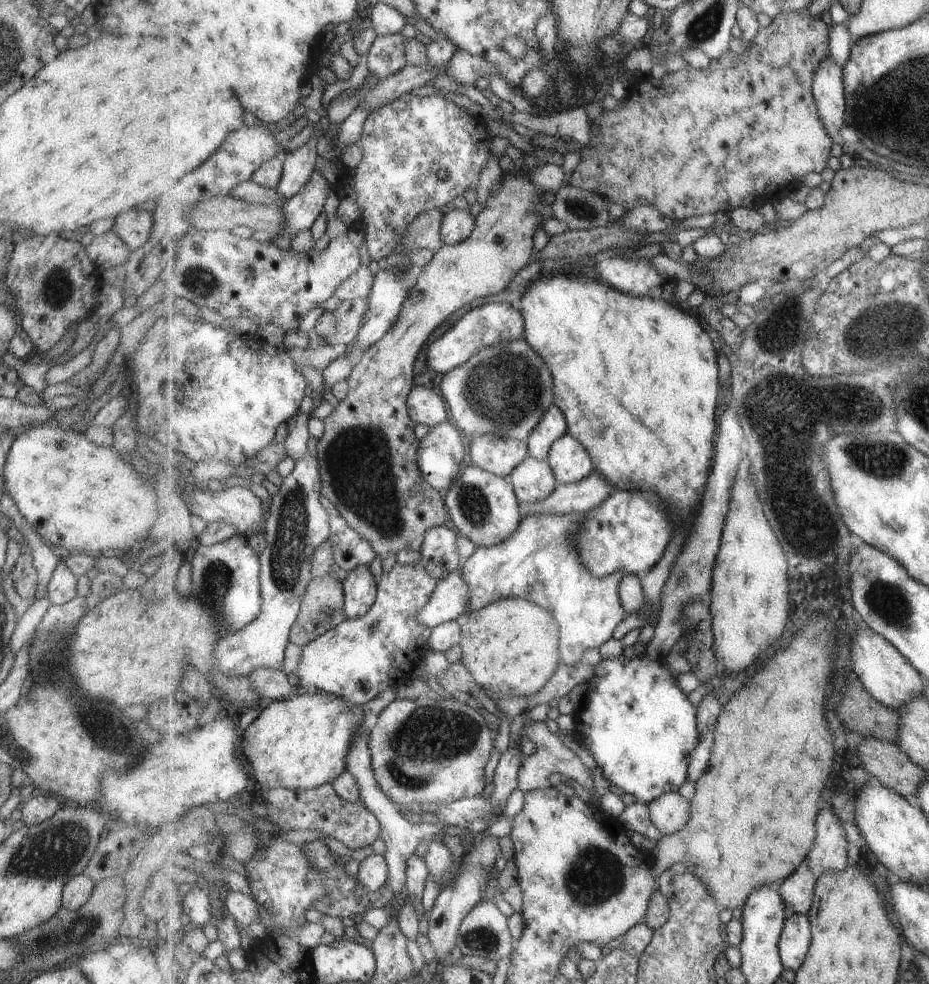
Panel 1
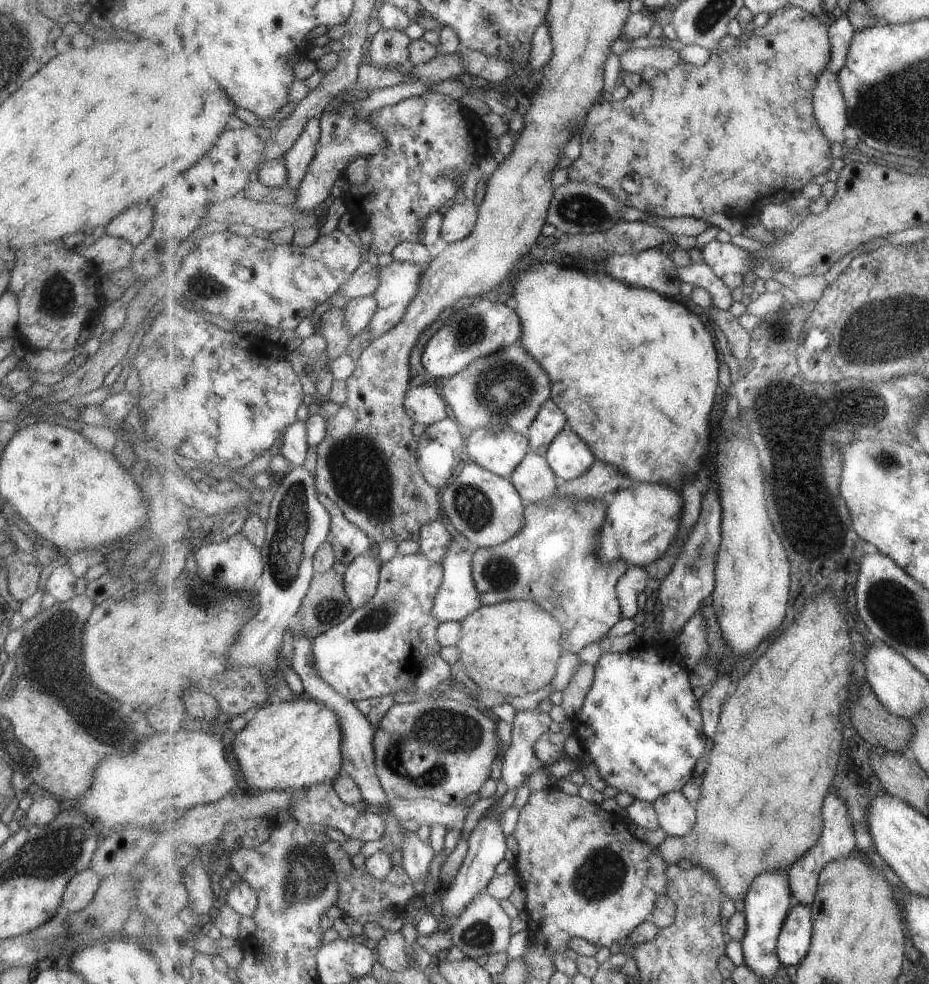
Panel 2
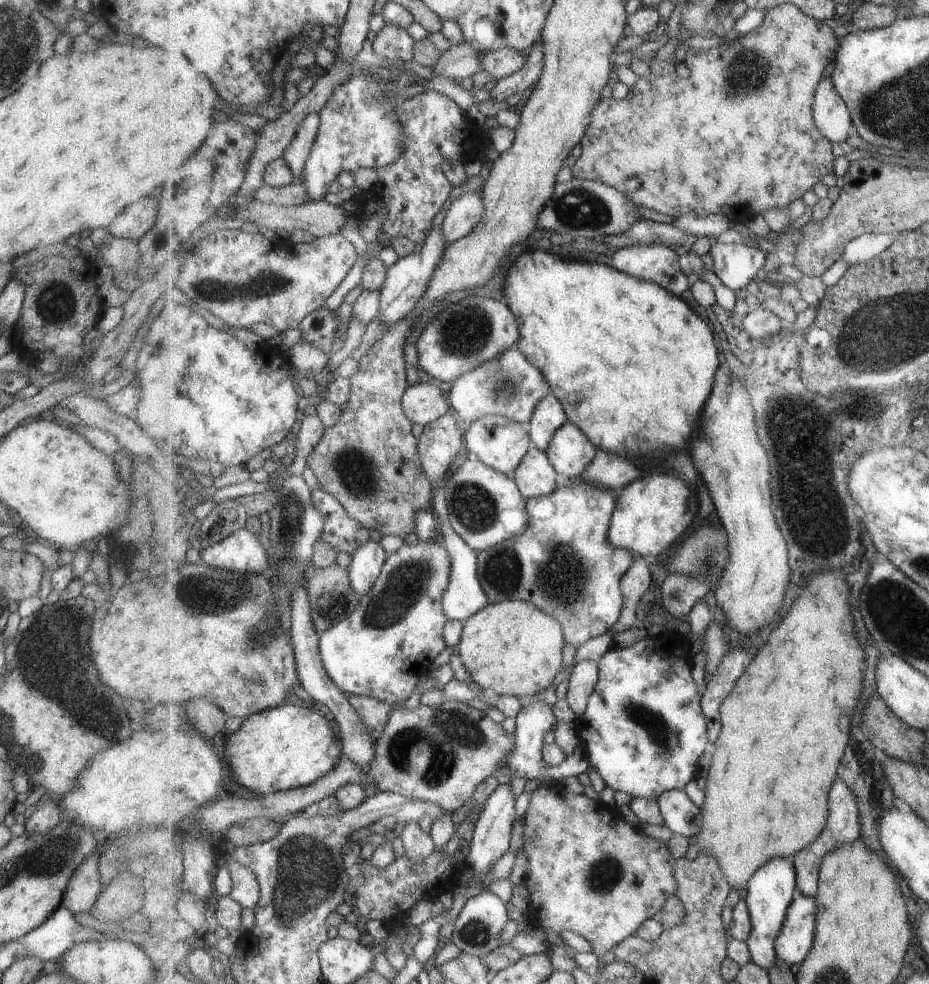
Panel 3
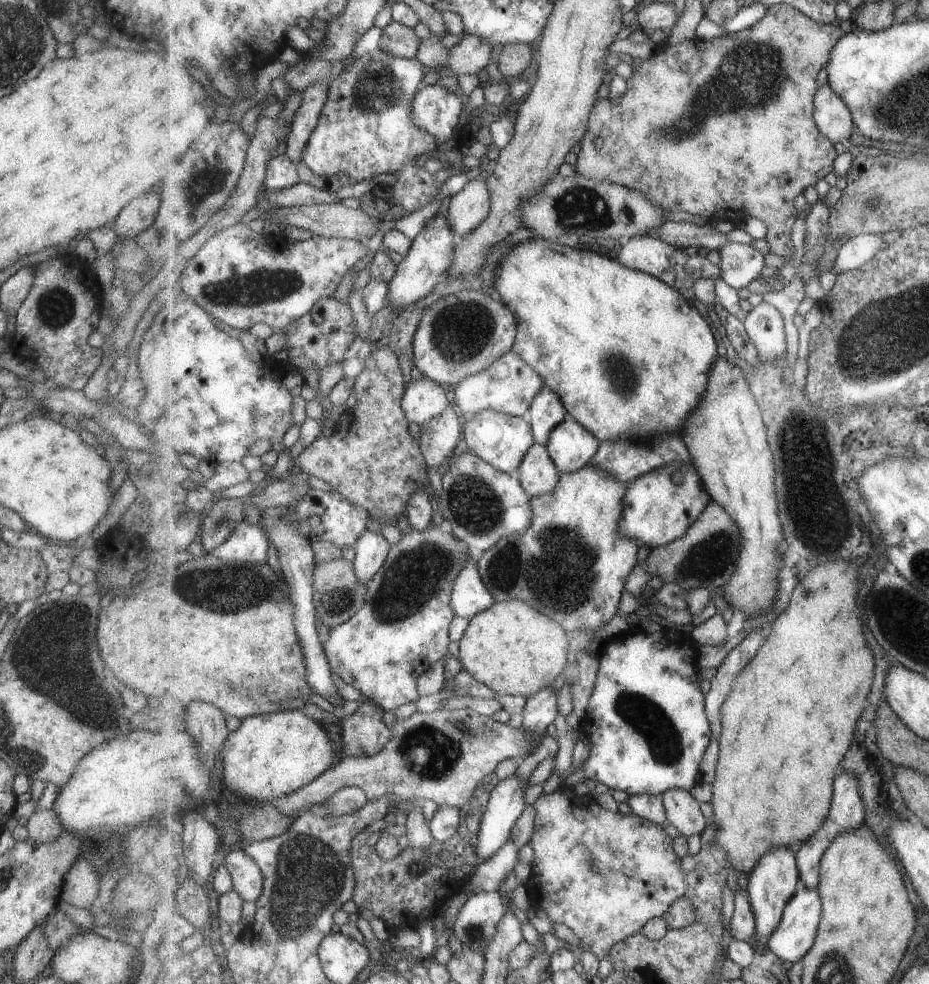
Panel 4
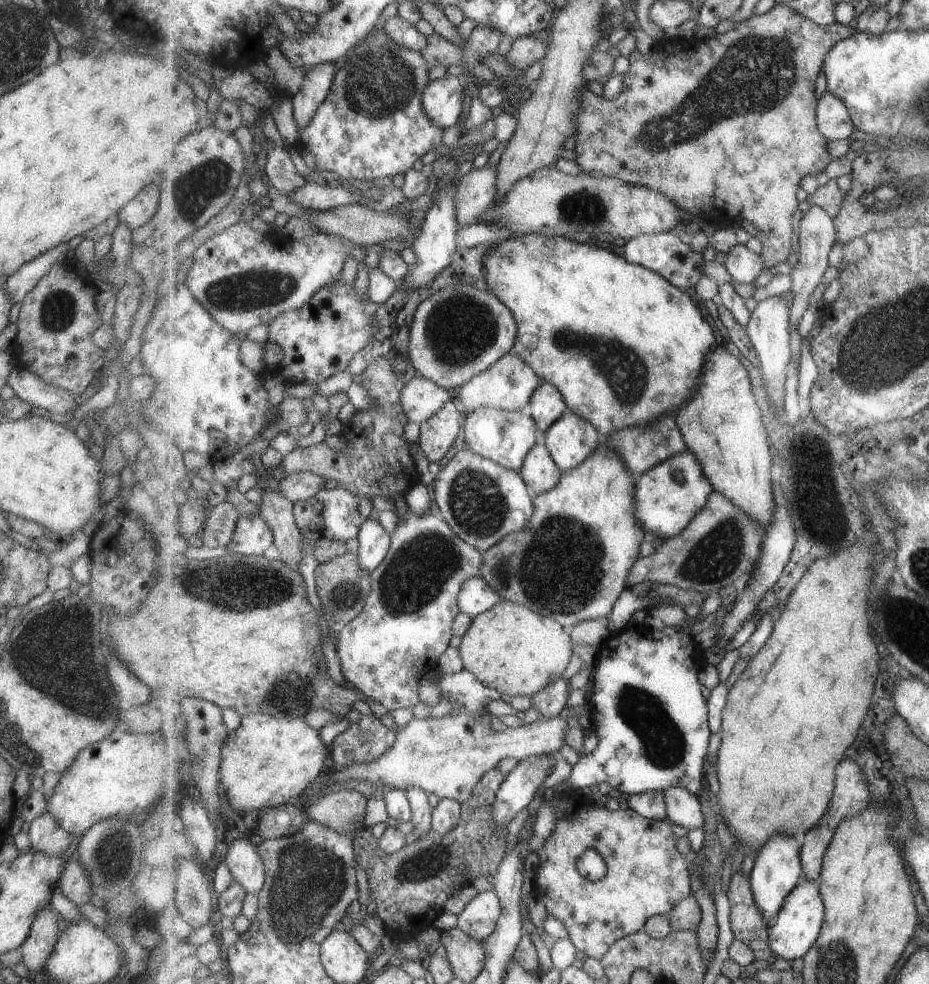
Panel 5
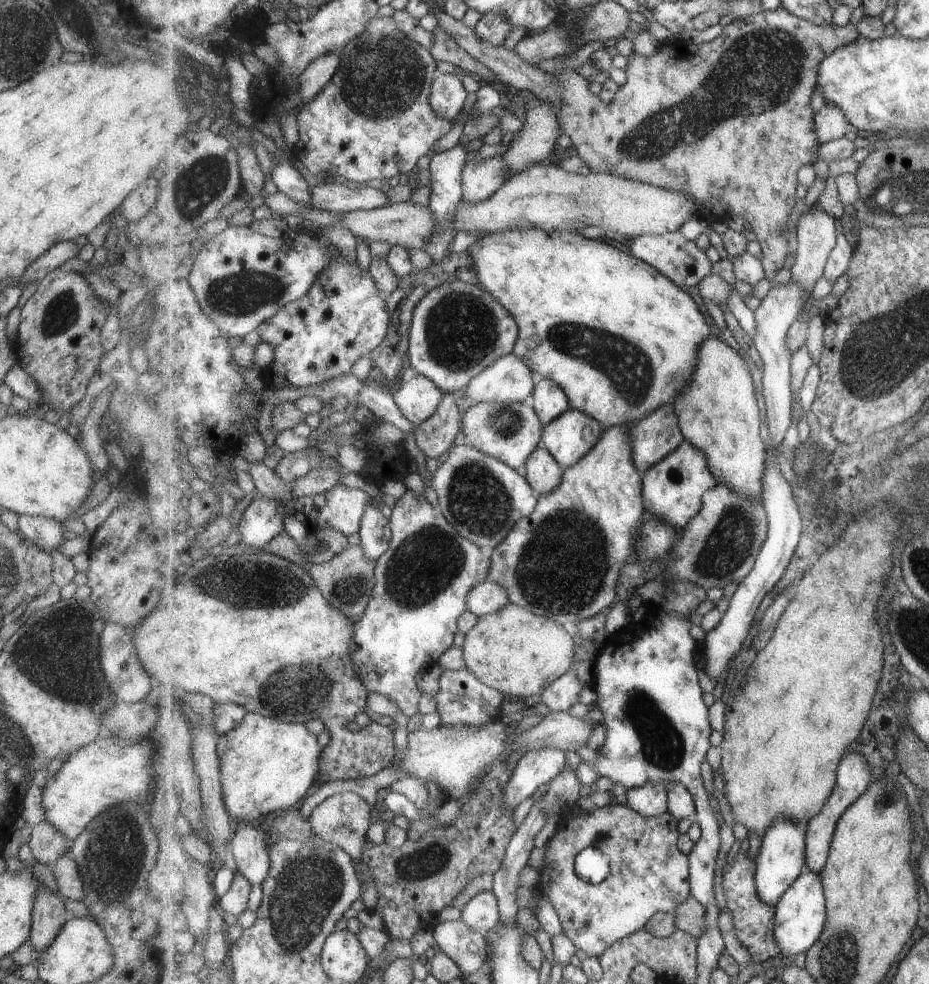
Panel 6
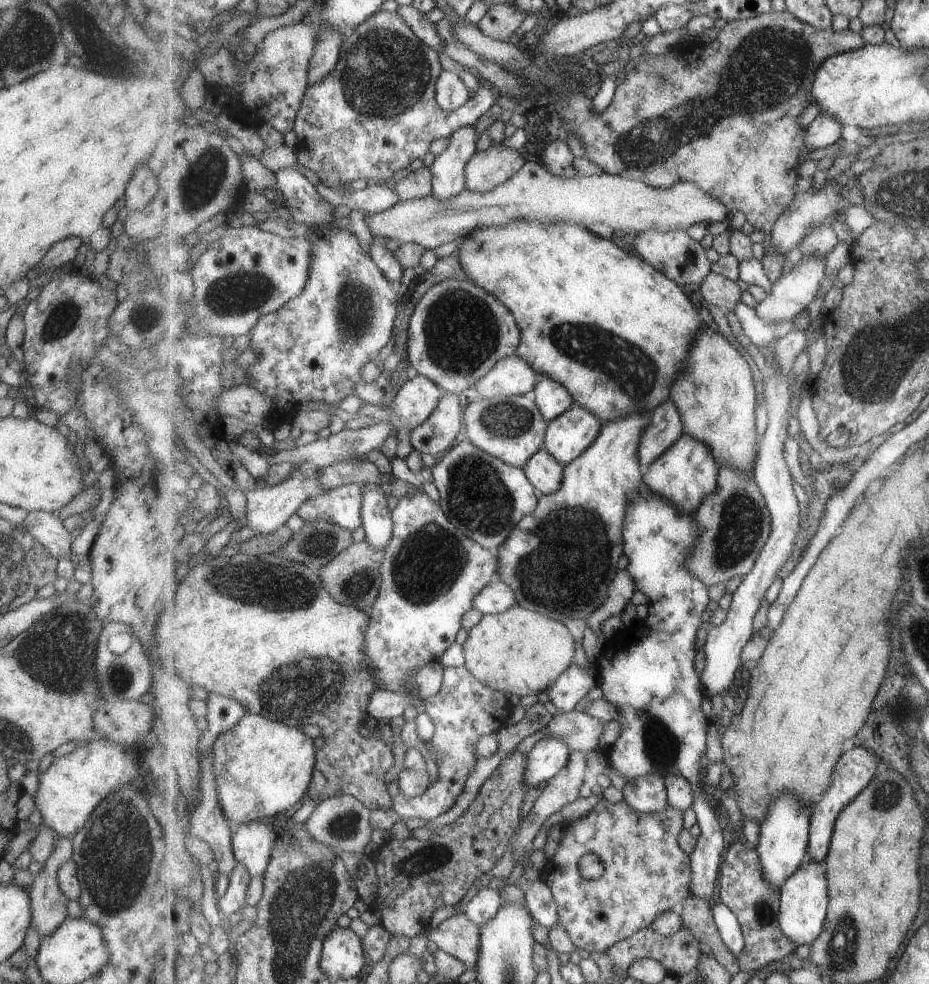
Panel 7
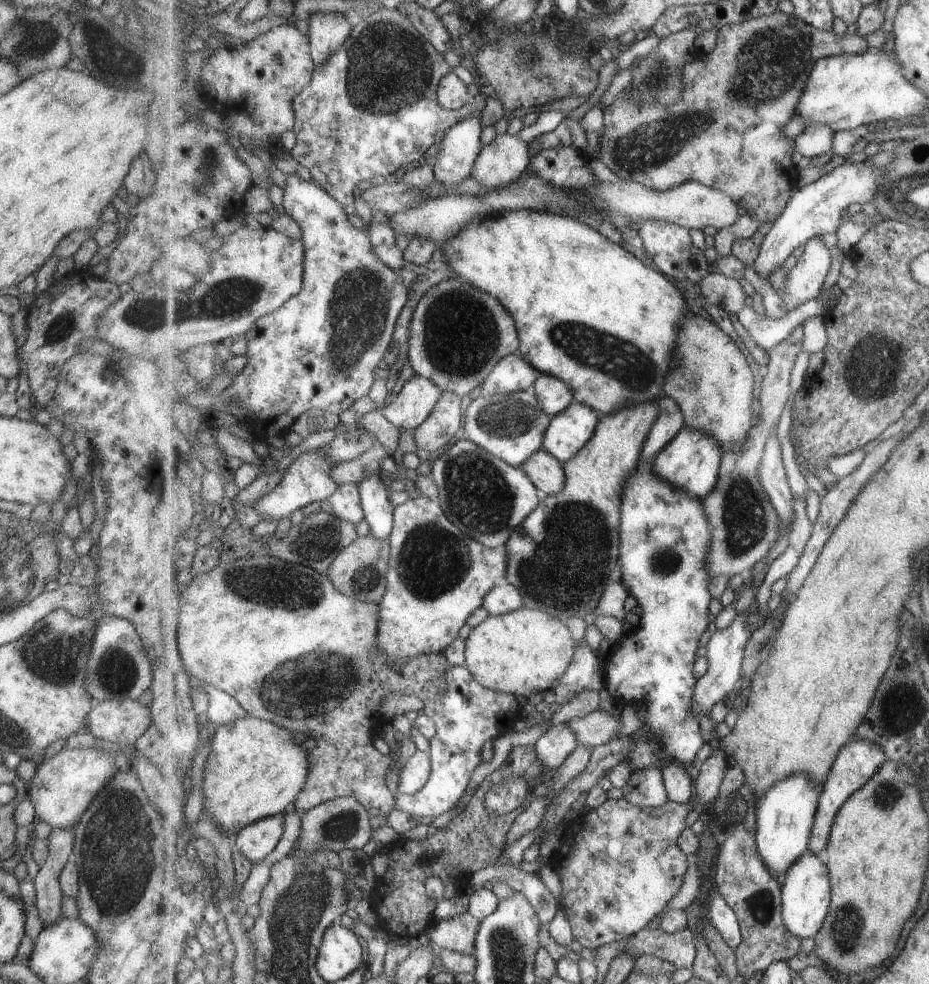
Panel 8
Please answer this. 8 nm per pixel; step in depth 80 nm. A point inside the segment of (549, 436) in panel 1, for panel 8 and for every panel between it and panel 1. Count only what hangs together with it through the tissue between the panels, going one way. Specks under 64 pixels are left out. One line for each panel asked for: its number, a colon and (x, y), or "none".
2: (551, 420)
3: (550, 414)
4: (548, 411)
5: (547, 405)
6: (549, 400)
7: (553, 398)
8: (555, 396)

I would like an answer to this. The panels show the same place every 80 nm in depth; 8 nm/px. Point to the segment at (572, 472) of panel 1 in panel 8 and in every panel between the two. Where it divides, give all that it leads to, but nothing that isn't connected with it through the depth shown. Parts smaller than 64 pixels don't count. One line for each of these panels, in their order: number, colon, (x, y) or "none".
2: (570, 456)
3: (571, 451)
4: (571, 446)
5: (572, 439)
6: (573, 435)
7: (567, 437)
8: (570, 431)

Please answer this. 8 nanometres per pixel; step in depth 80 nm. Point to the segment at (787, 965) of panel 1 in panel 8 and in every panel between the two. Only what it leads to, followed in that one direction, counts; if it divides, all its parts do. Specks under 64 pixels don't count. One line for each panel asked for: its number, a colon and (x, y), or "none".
2: (795, 941)
3: (797, 938)
4: (795, 936)
5: (797, 926)
6: (801, 914)
7: (805, 897)
8: (806, 889)

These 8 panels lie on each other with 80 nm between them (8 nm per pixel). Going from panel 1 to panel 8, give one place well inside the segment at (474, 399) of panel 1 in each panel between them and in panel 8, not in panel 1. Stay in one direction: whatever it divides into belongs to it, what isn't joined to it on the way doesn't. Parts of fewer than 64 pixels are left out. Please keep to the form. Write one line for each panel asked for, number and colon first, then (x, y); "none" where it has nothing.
2: (506, 389)
3: (509, 385)
4: (510, 385)
5: (509, 384)
6: (510, 379)
7: (512, 376)
8: (513, 374)

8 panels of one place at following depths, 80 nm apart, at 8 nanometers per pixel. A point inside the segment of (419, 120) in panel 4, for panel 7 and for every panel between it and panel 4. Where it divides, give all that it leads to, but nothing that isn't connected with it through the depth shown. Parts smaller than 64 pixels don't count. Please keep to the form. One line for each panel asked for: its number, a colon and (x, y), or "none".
5: (443, 98)
6: (448, 96)
7: (452, 94)

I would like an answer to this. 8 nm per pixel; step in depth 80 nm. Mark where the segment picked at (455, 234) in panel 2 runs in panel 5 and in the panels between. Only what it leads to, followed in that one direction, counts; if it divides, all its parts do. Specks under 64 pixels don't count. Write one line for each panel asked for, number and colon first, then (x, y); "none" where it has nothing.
3: (466, 211)
4: (469, 207)
5: (477, 190)

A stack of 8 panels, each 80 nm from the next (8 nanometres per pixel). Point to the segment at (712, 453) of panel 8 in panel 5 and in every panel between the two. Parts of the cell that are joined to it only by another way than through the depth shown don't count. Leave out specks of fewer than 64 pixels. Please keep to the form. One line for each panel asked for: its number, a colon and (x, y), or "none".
5: (665, 506)
6: (673, 489)
7: (687, 473)

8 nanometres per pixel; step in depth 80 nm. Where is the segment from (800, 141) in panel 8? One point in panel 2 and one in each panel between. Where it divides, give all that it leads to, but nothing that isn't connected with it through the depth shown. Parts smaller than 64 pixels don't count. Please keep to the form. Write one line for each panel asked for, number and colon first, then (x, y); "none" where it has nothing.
2: (831, 108)
3: (832, 115)
4: (833, 117)
5: (834, 120)
6: (831, 123)
7: (825, 130)

